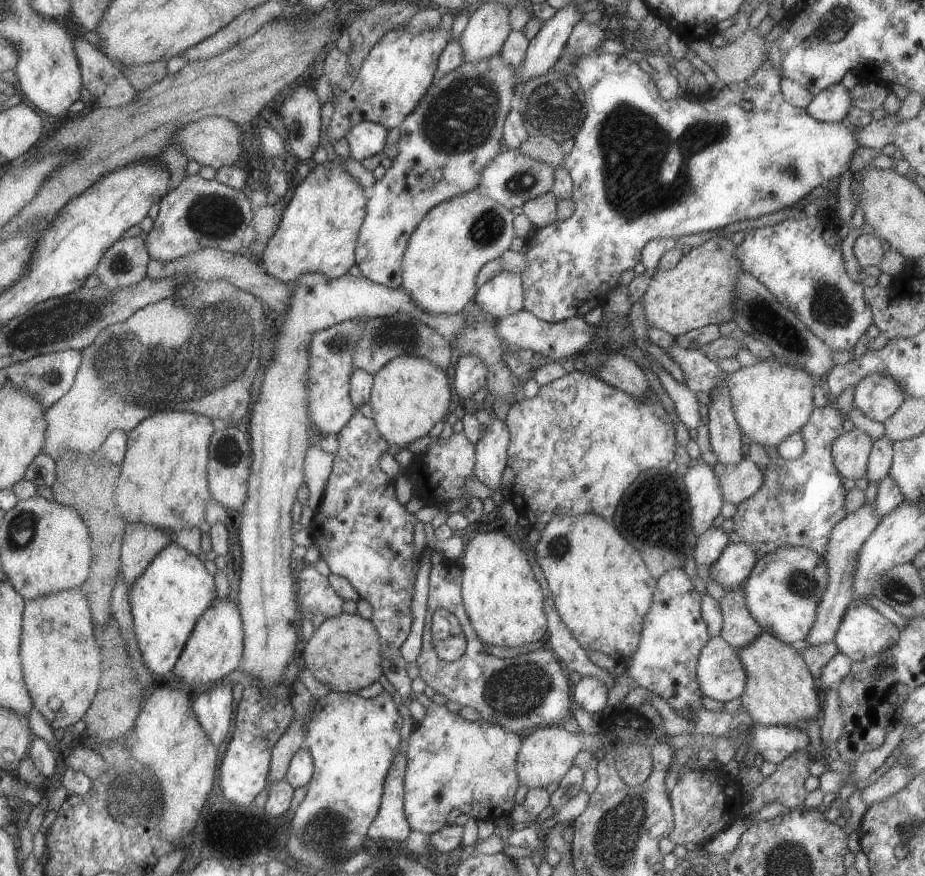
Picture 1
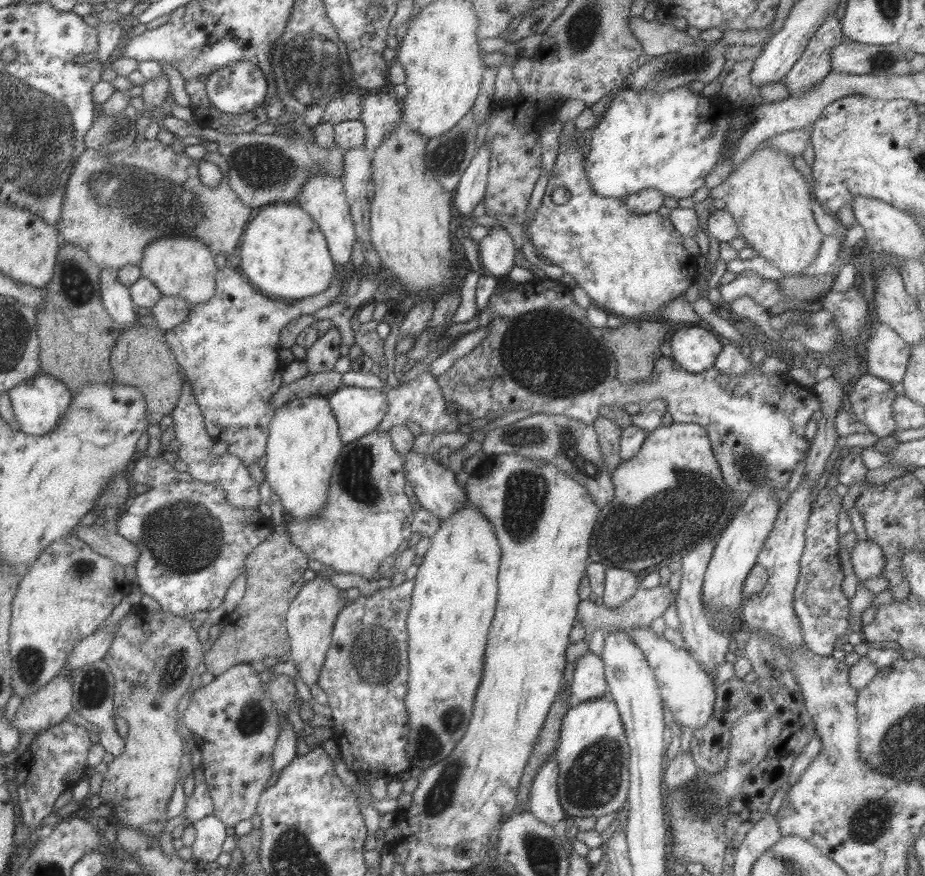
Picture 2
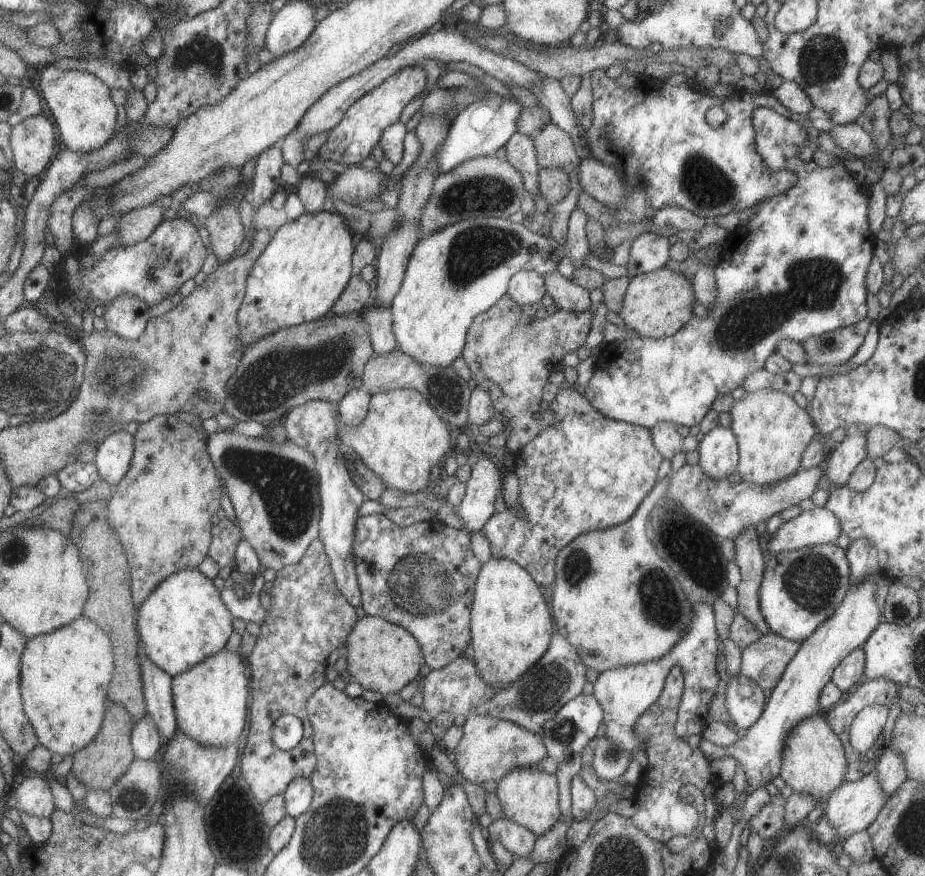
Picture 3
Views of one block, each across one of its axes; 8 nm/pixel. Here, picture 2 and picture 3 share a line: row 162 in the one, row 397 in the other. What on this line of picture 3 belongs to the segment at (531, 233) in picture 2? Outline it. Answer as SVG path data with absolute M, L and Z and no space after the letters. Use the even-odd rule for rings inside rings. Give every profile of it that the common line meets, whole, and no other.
M562 385L549 403L549 410L553 415L551 424L512 456L512 472L518 479L523 516L515 516L511 508L505 508L503 512L495 512L480 531L490 547L491 557L515 562L541 588L555 584L555 558L573 538L631 518L639 502L657 483L657 471L662 461L647 429L606 418L576 392L574 386Z

